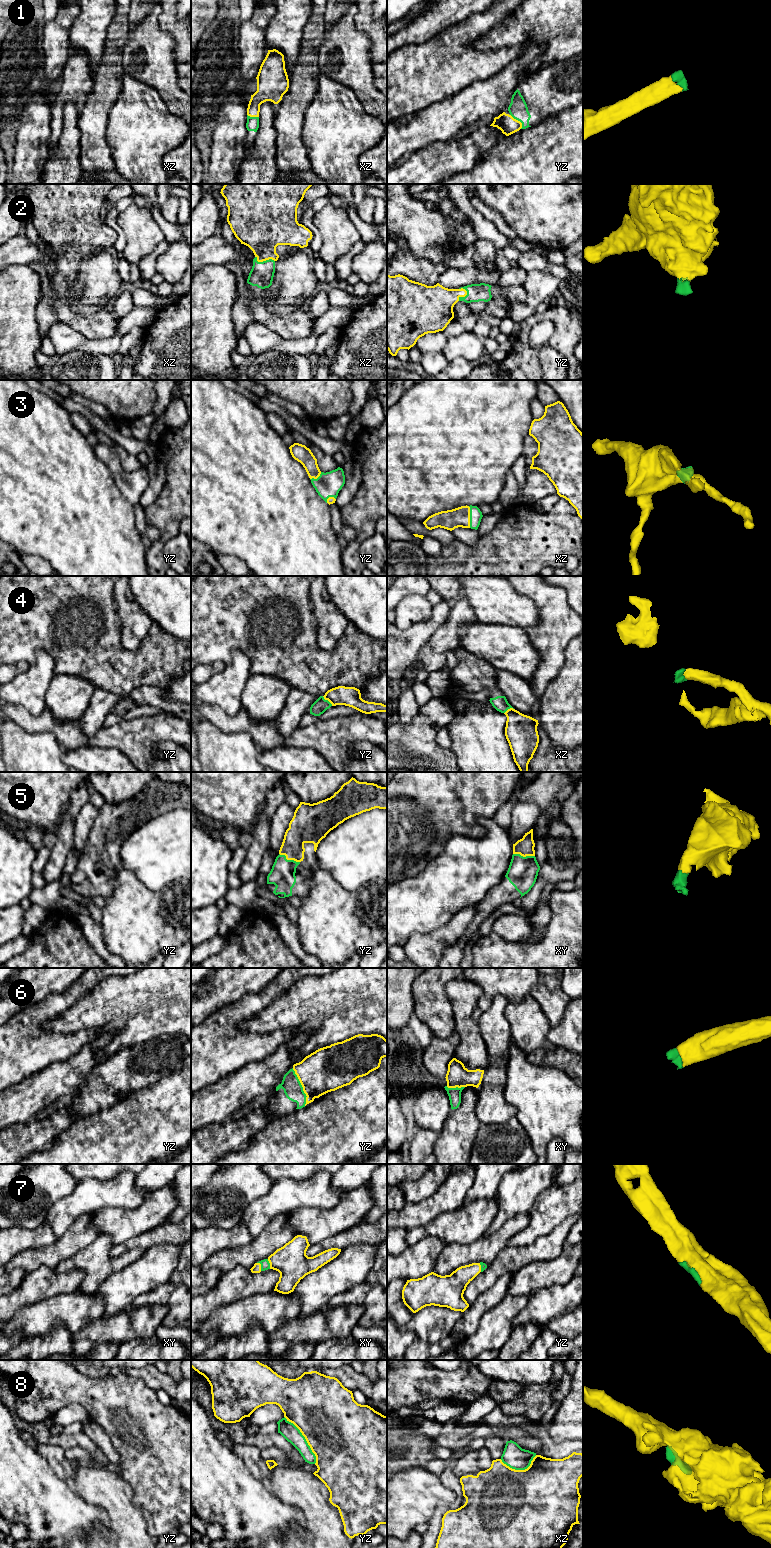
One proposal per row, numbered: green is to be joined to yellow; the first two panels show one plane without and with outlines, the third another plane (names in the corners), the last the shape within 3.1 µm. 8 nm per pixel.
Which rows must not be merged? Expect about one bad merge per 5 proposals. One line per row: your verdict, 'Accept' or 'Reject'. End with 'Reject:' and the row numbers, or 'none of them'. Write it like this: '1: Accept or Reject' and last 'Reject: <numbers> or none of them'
1: Accept
2: Accept
3: Accept
4: Accept
5: Accept
6: Accept
7: Accept
8: Reject
Reject: 8

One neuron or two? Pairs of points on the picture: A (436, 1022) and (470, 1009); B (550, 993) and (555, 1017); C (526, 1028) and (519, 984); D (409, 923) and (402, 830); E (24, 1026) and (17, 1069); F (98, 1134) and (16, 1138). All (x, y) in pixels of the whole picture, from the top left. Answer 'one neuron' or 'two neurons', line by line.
A: two neurons
B: one neuron
C: two neurons
D: two neurons
E: one neuron
F: two neurons

